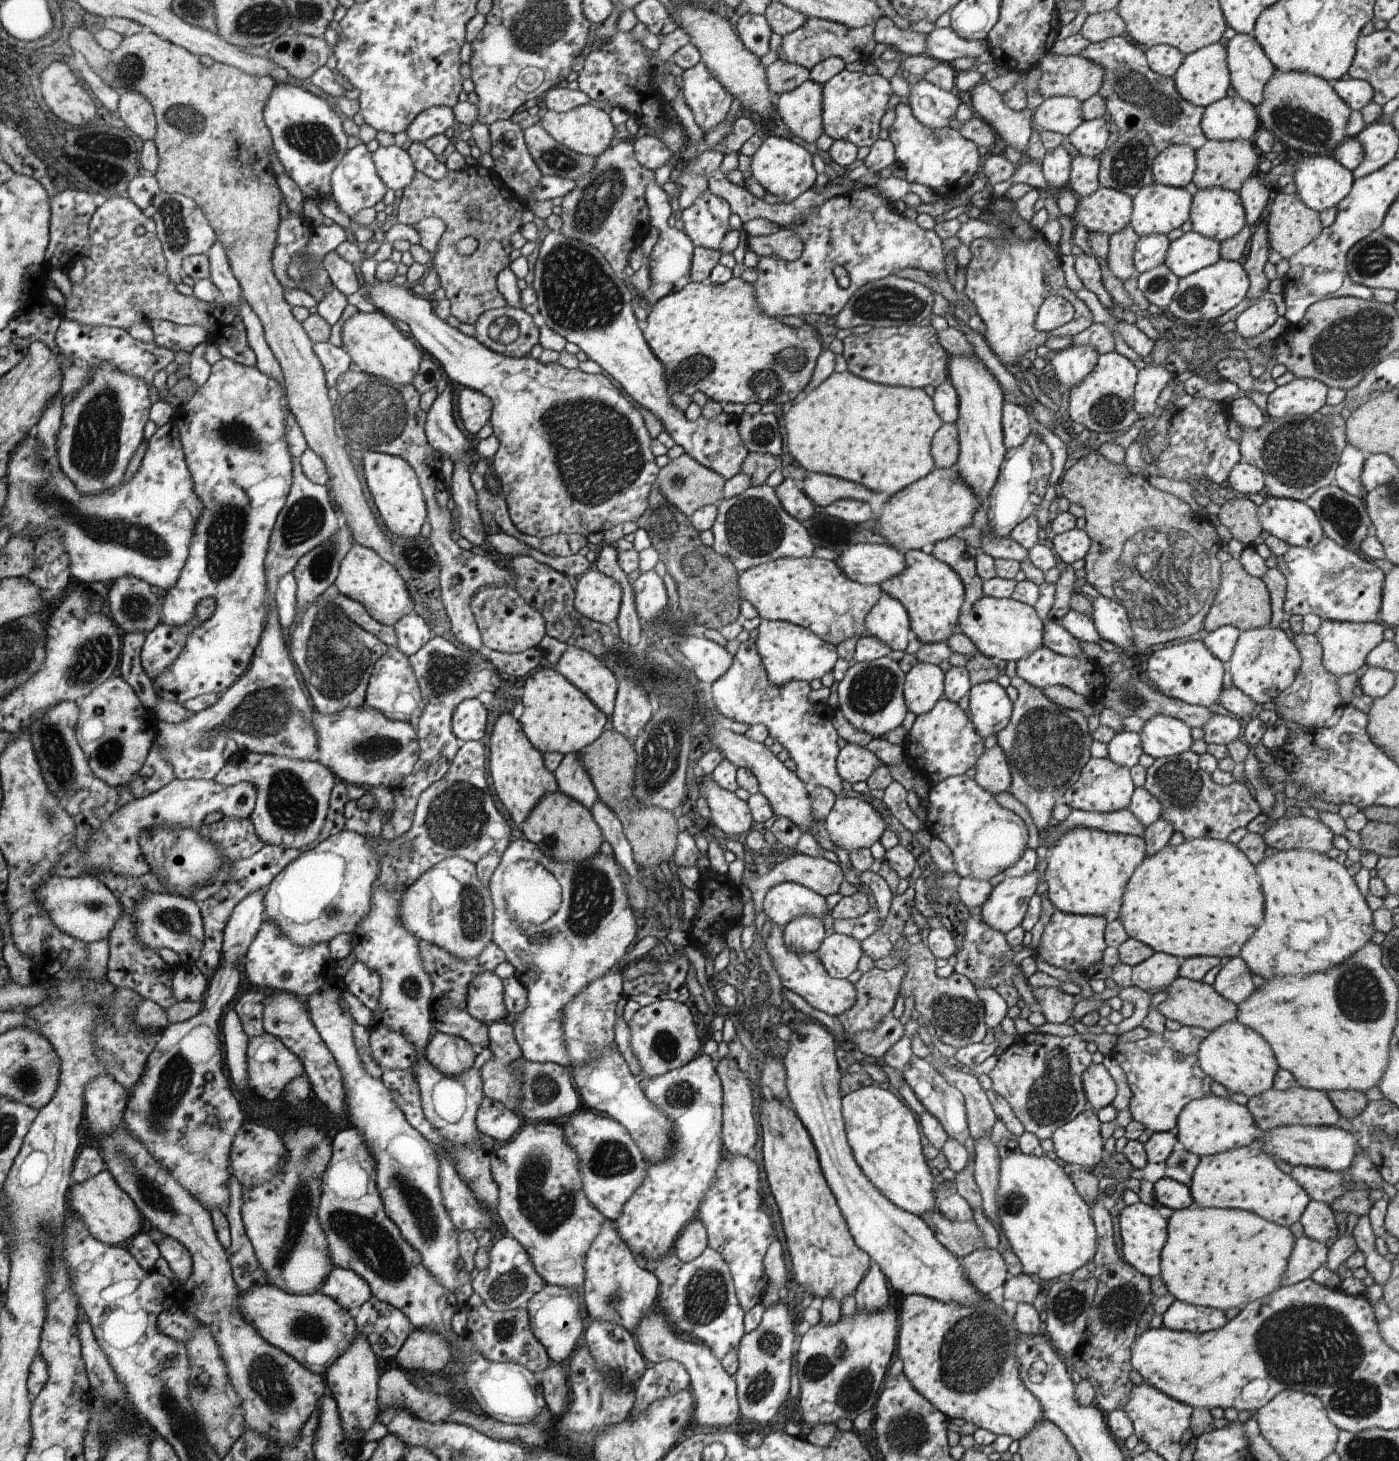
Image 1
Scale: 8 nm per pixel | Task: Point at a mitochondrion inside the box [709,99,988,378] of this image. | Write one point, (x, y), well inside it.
(884, 303)

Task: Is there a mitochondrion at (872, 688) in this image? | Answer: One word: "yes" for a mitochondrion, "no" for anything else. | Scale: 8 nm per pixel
yes

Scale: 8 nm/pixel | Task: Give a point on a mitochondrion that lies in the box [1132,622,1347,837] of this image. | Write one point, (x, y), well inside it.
(1177, 782)

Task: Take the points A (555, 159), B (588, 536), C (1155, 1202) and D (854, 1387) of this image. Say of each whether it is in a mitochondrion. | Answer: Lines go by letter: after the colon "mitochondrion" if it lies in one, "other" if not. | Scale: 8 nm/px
A: mitochondrion
B: other
C: other
D: mitochondrion

